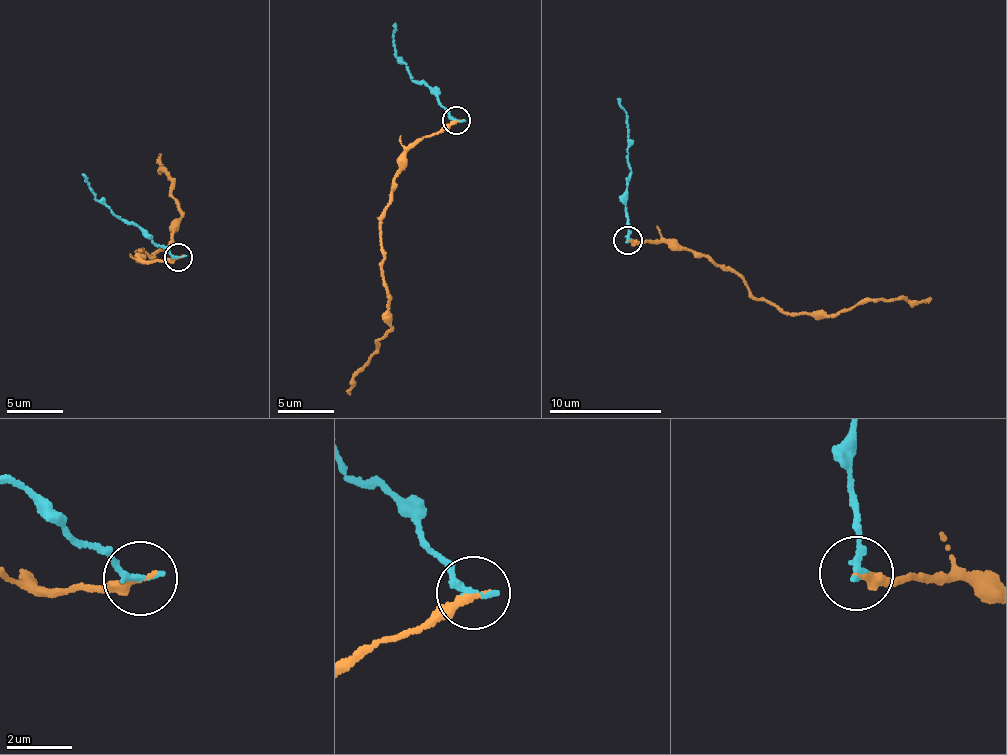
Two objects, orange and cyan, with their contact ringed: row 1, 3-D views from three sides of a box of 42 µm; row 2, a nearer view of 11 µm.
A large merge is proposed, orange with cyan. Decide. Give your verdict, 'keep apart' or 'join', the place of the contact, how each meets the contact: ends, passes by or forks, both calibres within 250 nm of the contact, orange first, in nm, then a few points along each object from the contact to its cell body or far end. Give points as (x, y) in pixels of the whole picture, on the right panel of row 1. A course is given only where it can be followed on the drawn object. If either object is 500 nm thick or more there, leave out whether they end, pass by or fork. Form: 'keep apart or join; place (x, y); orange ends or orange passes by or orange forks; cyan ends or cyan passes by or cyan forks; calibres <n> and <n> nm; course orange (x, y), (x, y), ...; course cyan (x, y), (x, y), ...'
keep apart; place (627, 240); orange ends; cyan ends; calibres 200 and 240 nm; course orange (628, 239), (677, 245), (707, 256), (734, 269), (756, 298), (785, 312), (836, 316), (860, 300), (931, 298); course cyan (628, 239), (630, 139), (624, 108), (616, 98)

